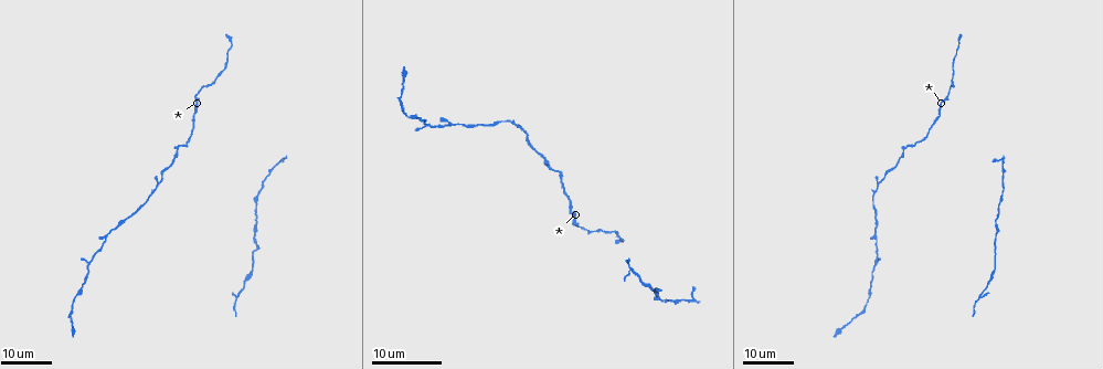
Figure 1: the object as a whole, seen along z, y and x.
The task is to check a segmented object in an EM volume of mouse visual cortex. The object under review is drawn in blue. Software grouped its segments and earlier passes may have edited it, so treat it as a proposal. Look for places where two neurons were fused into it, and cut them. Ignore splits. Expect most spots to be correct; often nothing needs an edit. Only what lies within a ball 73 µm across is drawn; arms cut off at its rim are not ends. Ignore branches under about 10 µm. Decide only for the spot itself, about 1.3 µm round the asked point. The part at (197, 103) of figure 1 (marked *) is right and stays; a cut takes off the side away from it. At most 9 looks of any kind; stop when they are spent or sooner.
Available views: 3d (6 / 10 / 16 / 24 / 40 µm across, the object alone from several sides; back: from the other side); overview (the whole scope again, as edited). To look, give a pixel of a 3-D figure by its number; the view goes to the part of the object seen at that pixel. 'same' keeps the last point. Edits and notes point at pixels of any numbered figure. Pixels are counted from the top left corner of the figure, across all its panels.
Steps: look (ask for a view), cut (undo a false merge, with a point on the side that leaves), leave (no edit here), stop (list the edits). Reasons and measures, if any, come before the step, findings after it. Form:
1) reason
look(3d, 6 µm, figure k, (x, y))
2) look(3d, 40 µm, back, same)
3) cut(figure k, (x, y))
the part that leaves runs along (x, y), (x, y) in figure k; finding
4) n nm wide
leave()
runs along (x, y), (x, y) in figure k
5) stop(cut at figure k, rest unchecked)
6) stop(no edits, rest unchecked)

three arms meet
look(3d, 16 µm, figure 1, (947, 94))

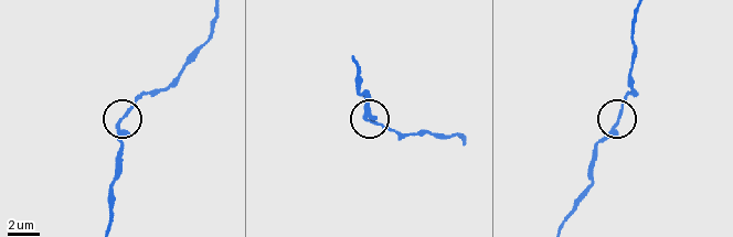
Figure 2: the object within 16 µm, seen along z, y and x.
look(3d, 6 µm, figure 2, (121, 124))

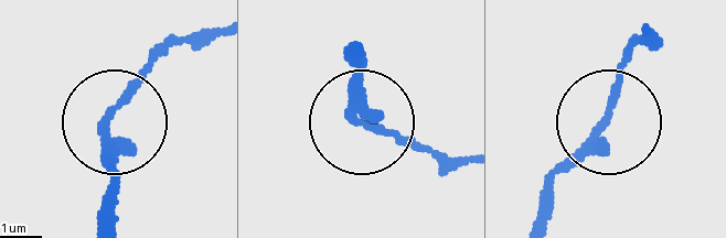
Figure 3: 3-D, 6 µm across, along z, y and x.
200 nm wide
leave()
runs along (552, 175), (608, 115), (629, 45) in figure 3; continuous, no second neuron

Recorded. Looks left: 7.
a narrow waist
look(3d, 16 µm, figure 1, (164, 179))

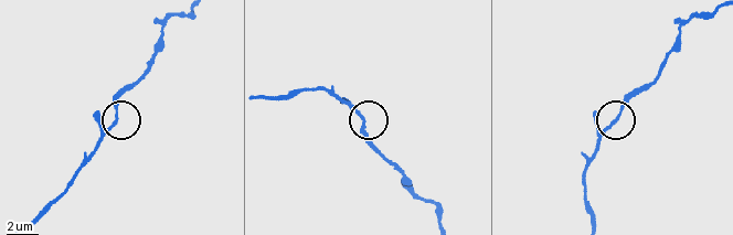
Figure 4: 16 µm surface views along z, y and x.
closer look
look(3d, 6 µm, figure 4, (365, 121))

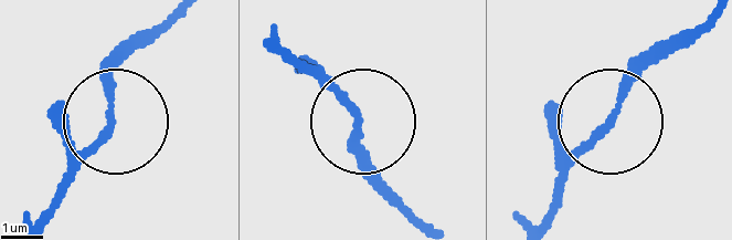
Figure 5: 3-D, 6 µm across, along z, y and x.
180 nm wide
leave()
runs along (706, 18), (632, 82), (551, 205) in figure 5; all the same neuron

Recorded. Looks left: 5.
calibre changes
look(3d, 16 µm, figure 1, (876, 218))

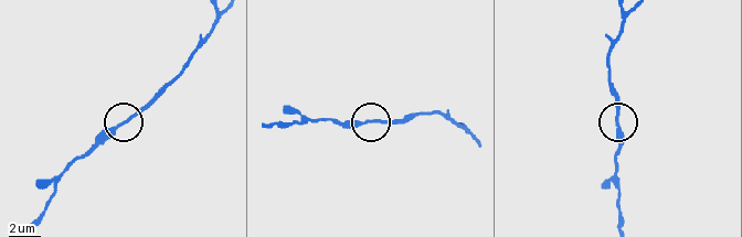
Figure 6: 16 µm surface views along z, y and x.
look(3d, 10 µm, figure 6, (119, 123))

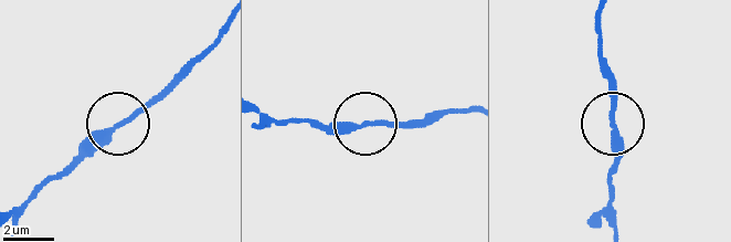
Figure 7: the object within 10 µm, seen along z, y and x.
leave()
runs along (470, 112), (433, 112), (395, 125), (315, 125) in figure 7; continuous, no second neuron

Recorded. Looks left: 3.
narrows sharply
look(3d, 16 µm, figure 1, (447, 124))

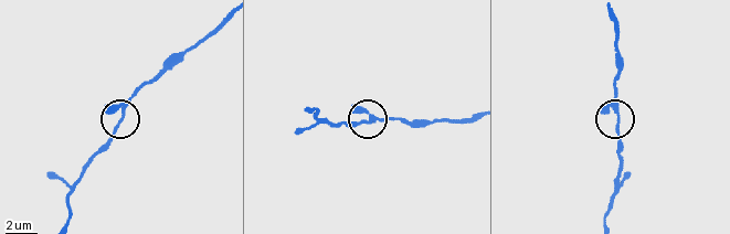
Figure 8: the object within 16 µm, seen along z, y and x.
closer look
look(3d, 6 µm, figure 8, (367, 122))

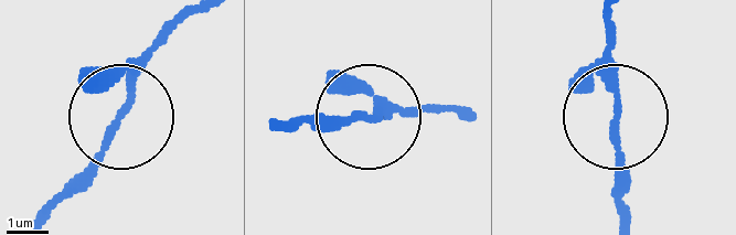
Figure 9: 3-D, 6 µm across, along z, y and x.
180 nm wide
leave()
runs along (194, 13), (138, 77), (109, 140), (50, 200) in figure 9; all the same neuron

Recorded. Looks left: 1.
stop(no edits, rest unchecked)

